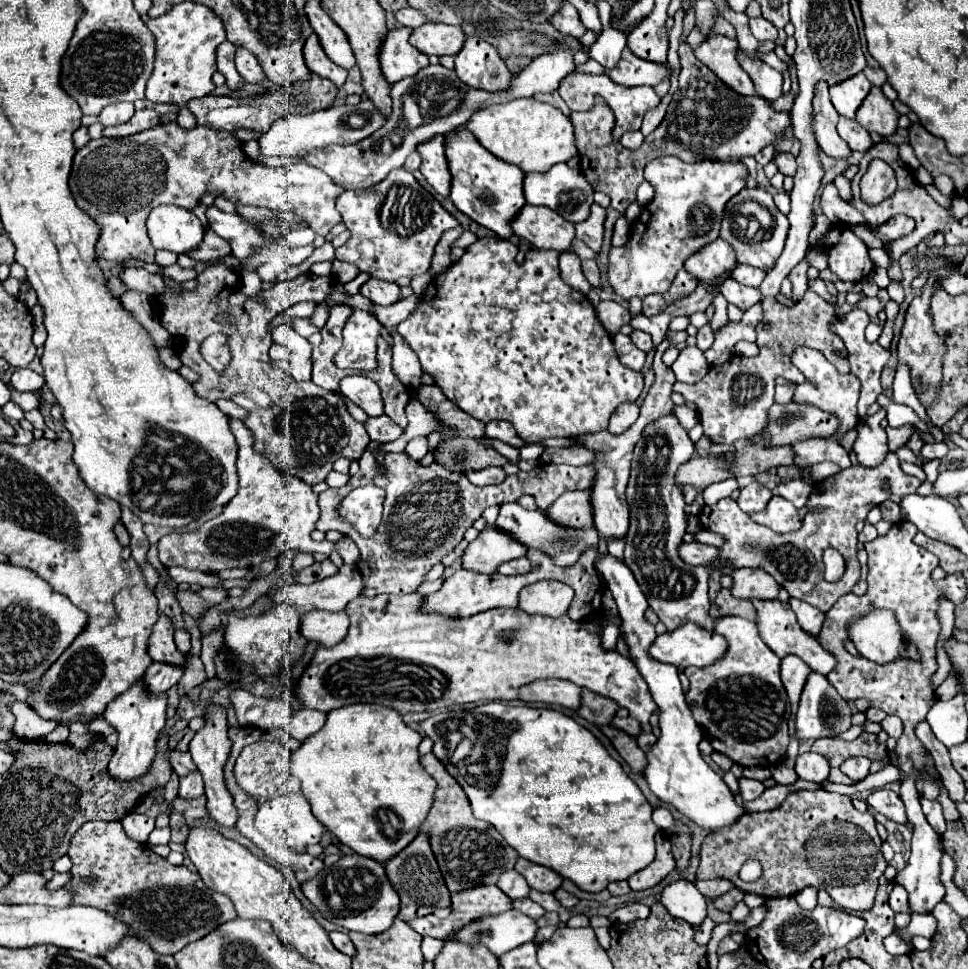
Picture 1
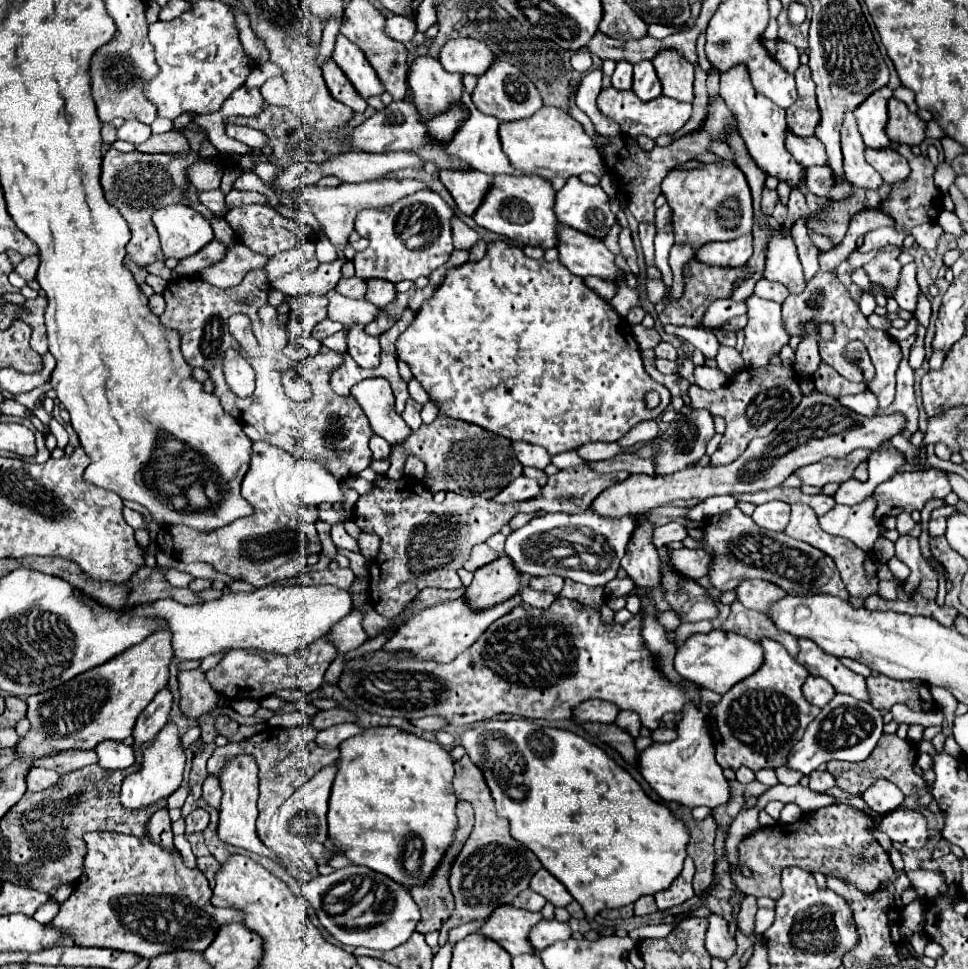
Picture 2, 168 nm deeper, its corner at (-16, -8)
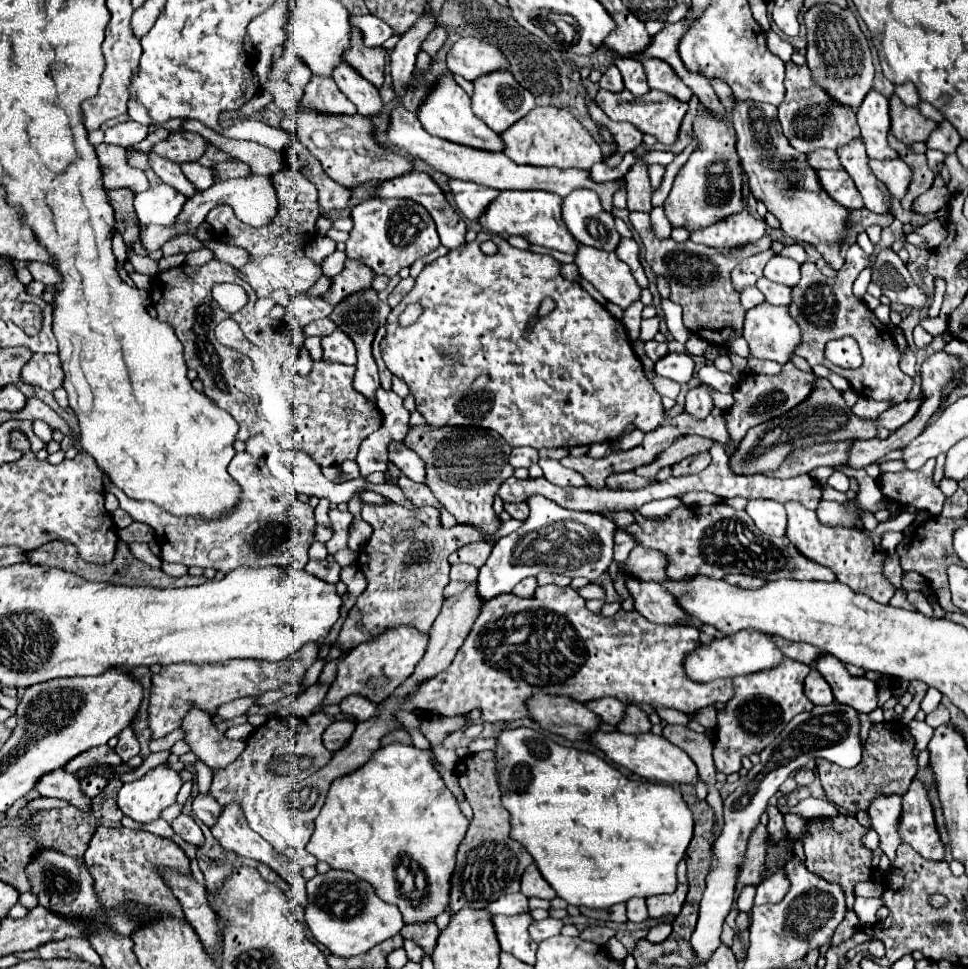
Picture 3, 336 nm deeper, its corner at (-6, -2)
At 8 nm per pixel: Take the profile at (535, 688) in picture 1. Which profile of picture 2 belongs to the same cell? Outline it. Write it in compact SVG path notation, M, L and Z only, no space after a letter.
M594 698L580 702L580 706L572 710L572 718L576 722L614 722L616 714L618 714L618 706Z

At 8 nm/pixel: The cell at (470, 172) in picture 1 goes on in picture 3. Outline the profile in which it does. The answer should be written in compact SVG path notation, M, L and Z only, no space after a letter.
M526 190L526 192L500 192L500 196L488 206L486 214L480 218L480 224L500 236L522 236L530 244L554 248L566 254L578 252L578 242L566 228L562 220L562 198L542 190Z

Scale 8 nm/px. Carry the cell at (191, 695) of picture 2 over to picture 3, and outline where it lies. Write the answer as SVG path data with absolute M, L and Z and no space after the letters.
M192 712L182 728L188 732L186 742L190 744L192 752L210 770L220 770L226 764L232 764L246 748L246 740L228 740L216 730L216 726L212 726L208 716L202 716L202 712Z

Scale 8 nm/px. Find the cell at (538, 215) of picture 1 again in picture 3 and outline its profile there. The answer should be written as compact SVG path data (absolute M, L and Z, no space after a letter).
M580 244L576 266L584 280L588 280L608 302L618 304L622 310L640 300L642 288L634 280L630 266L620 262L614 252L602 252Z

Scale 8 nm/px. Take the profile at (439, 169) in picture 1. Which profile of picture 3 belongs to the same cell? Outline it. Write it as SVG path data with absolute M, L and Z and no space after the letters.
M450 180L450 188L454 192L458 210L472 222L478 222L480 216L486 212L488 204L492 204L492 200L500 194L498 190L482 188L480 184L470 184L460 180Z

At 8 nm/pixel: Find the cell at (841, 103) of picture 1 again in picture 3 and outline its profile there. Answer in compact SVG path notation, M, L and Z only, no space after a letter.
M870 90L862 106L858 108L858 124L862 130L862 142L870 158L876 158L876 160L898 158L898 152L890 148L886 140L890 132L888 100L876 90Z

